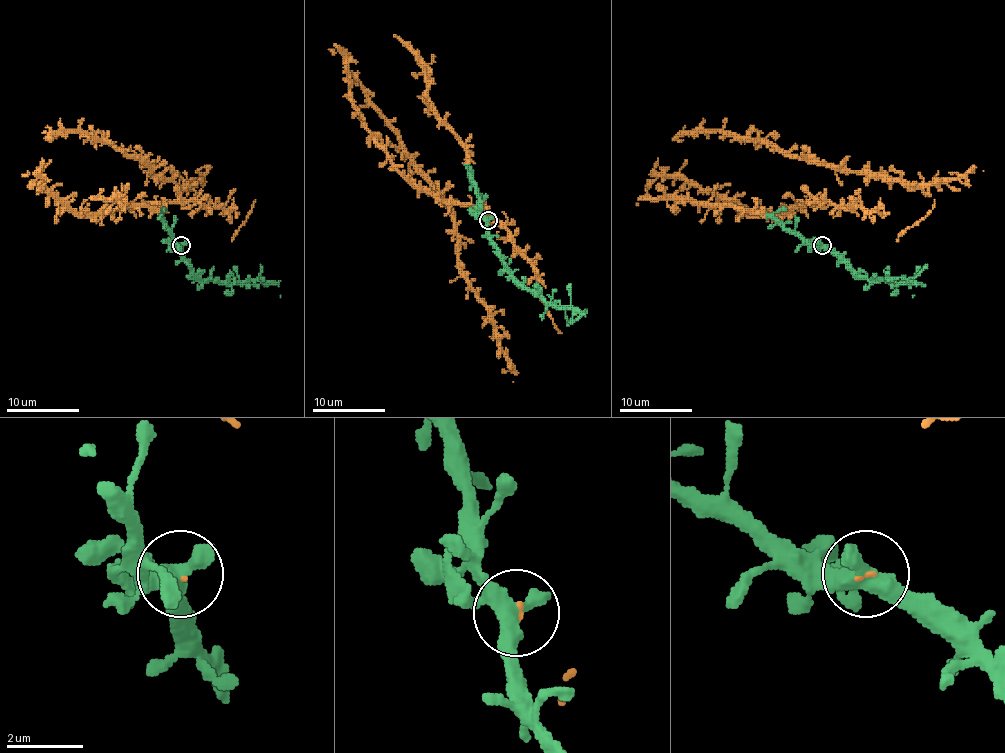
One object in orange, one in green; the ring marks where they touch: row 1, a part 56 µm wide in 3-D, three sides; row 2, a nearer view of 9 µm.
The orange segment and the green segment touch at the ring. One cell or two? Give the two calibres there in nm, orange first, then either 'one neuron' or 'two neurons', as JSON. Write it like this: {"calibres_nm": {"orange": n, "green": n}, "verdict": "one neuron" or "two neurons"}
{"calibres_nm": {"orange": 50, "green": 400}, "verdict": "one neuron"}

